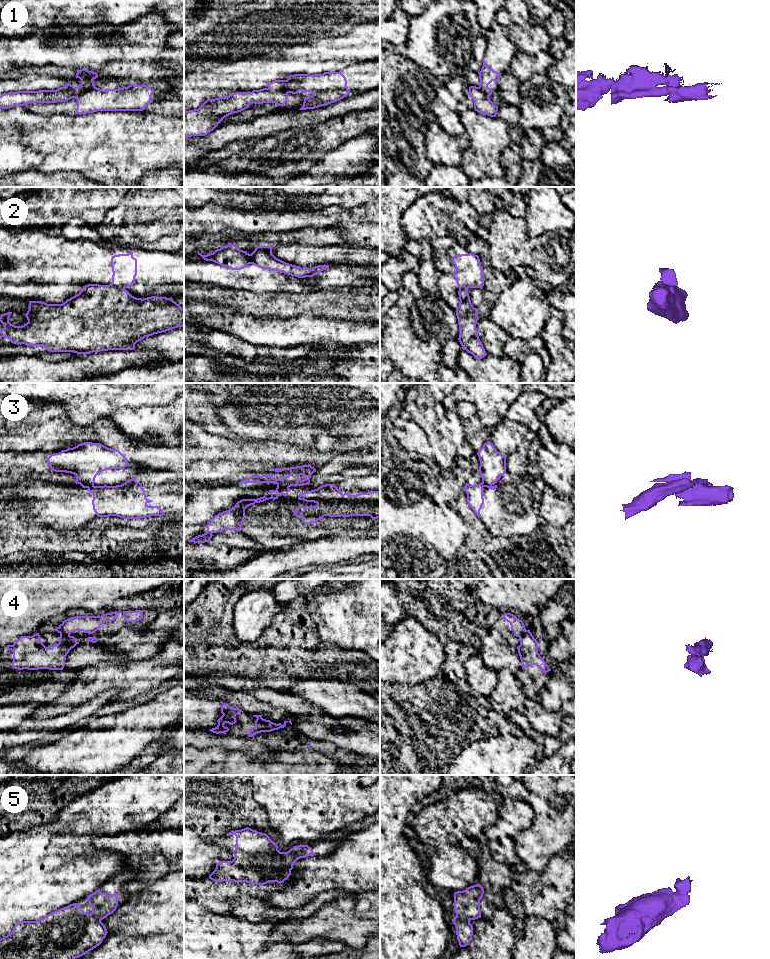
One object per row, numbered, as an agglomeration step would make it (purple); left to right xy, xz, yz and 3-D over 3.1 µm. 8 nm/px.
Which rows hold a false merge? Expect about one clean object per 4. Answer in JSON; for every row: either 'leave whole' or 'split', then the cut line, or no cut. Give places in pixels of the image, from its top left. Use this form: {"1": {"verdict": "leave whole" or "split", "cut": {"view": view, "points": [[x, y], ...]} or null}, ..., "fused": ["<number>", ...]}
{"1": {"verdict": "split", "cut": {"view": "xy", "points": [[96, 87], [79, 90], [77, 98]]}}, "2": {"verdict": "split", "cut": {"view": "xy", "points": [[108, 285], [124, 289]]}}, "3": {"verdict": "split", "cut": {"view": "xy", "points": [[80, 483], [93, 485]]}}, "4": {"verdict": "split", "cut": {"view": "xy", "points": [[60, 634], [69, 635]]}}, "5": {"verdict": "leave whole", "cut": null}, "fused": ["1", "2", "3", "4"]}

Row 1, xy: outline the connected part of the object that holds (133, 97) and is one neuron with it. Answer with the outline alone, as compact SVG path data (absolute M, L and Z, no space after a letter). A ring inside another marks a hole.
M131 84L119 89L103 90L92 88L77 91L76 114L94 113L97 111L143 111L152 103L154 89L146 85Z

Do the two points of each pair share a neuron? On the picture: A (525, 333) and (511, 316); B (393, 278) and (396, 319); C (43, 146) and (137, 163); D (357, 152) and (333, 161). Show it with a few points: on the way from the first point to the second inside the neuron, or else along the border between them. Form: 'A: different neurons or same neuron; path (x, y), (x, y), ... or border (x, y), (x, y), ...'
A: same neuron; path (524, 329), (515, 320)
B: different neurons; border (402, 287), (397, 291)
C: same neuron; path (66, 146), (114, 146)
D: same neuron; path (351, 158), (339, 161)

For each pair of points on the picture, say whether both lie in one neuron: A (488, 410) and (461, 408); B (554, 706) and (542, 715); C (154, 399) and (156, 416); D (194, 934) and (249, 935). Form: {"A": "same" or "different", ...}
{"A": "different", "B": "different", "C": "different", "D": "same"}

